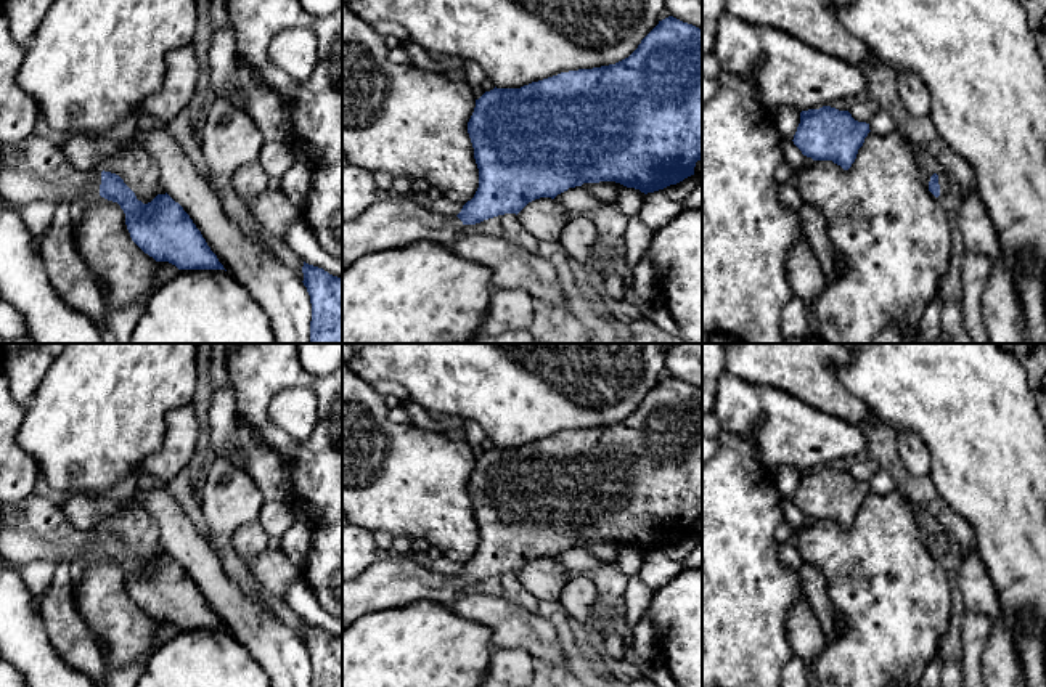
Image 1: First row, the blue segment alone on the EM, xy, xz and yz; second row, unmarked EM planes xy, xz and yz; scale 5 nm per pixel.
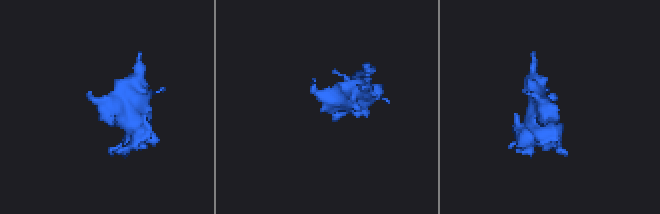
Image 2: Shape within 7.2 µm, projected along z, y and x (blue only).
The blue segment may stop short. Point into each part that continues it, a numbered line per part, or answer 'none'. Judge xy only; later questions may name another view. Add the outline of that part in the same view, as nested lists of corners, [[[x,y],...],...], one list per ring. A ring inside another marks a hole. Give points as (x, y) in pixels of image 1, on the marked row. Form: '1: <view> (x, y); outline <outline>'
1: xy (36, 169); outline [[[31,133],[16,144],[0,143],[0,196],[14,205],[35,201],[71,202],[84,194],[100,196],[101,170],[80,172],[53,141]]]

